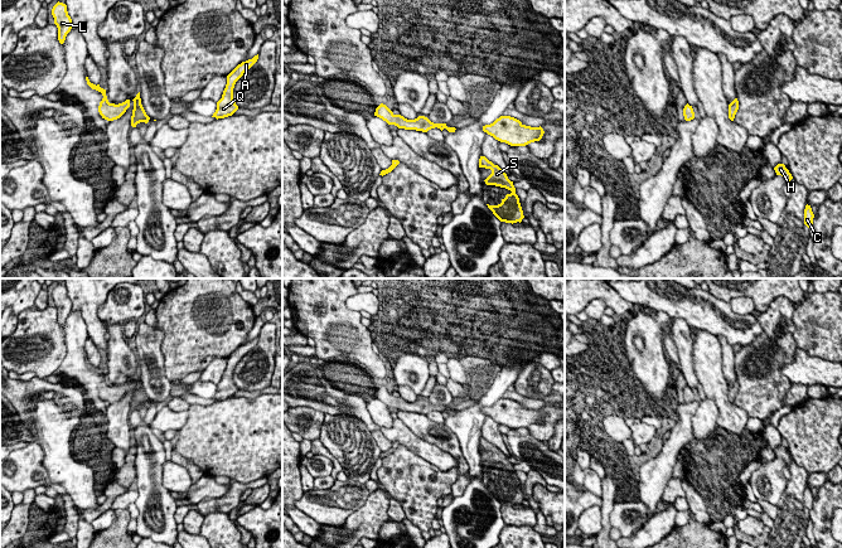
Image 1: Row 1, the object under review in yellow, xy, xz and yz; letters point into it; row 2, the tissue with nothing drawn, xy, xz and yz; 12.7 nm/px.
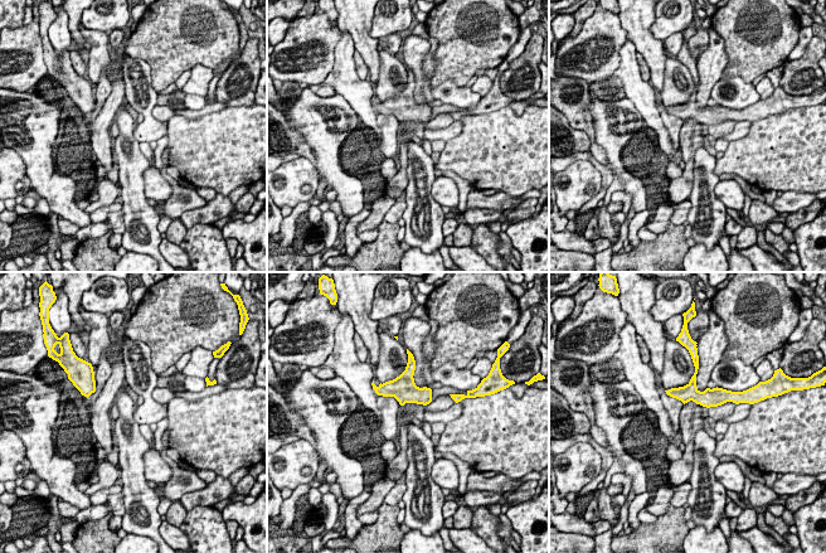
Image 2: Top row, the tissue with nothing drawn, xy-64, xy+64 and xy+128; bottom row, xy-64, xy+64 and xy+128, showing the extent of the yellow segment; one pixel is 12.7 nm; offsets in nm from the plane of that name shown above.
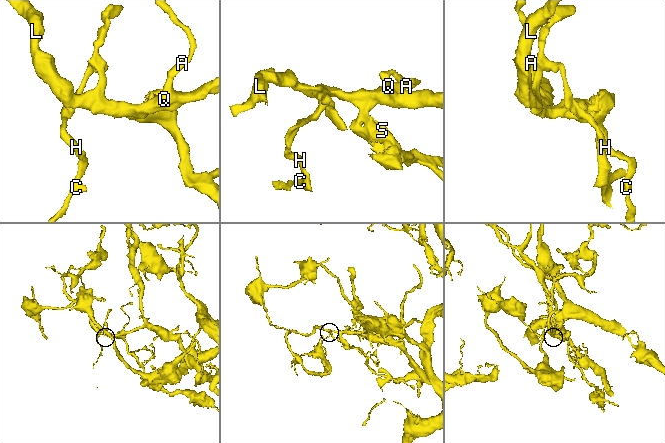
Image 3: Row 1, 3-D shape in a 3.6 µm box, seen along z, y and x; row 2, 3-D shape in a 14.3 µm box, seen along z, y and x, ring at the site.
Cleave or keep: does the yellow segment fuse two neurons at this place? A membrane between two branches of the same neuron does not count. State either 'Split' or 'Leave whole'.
Leave whole

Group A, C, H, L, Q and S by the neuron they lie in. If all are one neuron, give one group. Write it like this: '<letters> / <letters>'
A C H L Q S

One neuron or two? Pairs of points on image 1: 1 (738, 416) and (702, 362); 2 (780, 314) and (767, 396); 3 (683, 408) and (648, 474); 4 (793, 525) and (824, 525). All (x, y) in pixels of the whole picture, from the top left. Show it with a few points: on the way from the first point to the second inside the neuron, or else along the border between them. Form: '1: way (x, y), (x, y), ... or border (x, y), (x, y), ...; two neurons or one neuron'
1: way (724, 403), (710, 376); one neuron
2: way (787, 334), (773, 359), (773, 369), (767, 376); one neuron
3: way (683, 425), (680, 439), (664, 457); one neuron
4: border (808, 510), (809, 518); two neurons

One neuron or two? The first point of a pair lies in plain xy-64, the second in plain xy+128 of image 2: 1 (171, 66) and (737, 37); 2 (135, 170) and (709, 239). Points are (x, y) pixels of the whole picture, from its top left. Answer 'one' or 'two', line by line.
1: one
2: one

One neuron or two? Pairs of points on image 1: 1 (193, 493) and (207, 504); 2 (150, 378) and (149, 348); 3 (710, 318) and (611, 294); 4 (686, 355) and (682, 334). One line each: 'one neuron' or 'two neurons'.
1: two neurons
2: one neuron
3: two neurons
4: one neuron

